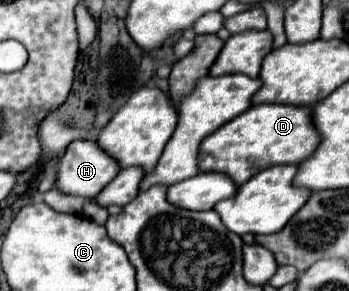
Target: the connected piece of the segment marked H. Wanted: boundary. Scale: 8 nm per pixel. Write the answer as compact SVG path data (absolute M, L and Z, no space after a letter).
M73 141L59 167L57 167L57 189L61 189L63 193L69 193L69 195L79 195L79 197L85 197L85 199L93 199L99 195L101 189L107 187L107 183L121 171L119 163L109 155L105 153L95 141Z

